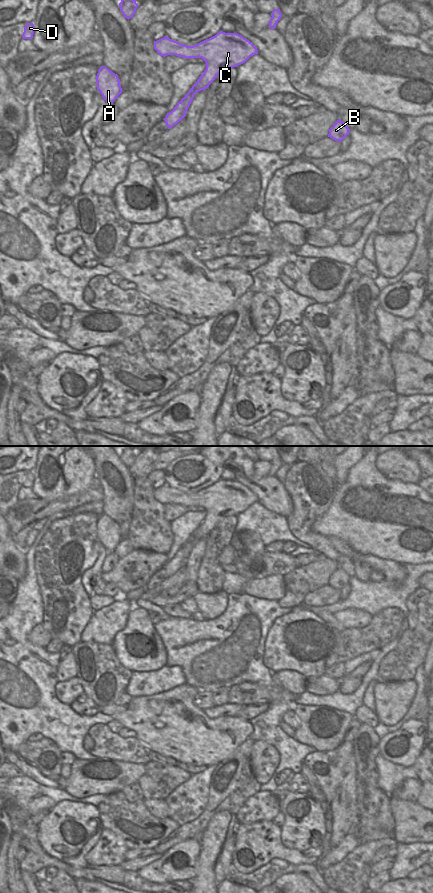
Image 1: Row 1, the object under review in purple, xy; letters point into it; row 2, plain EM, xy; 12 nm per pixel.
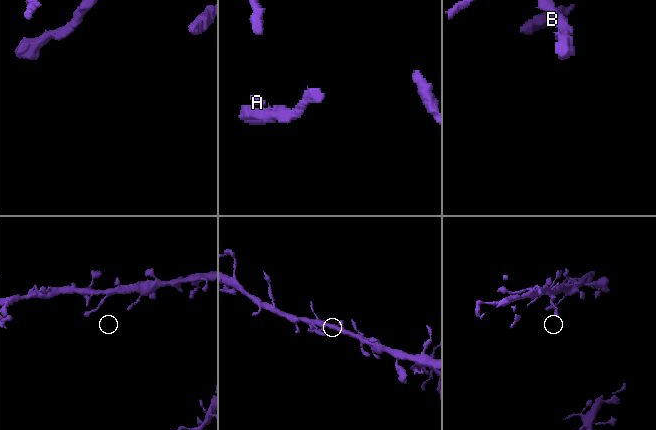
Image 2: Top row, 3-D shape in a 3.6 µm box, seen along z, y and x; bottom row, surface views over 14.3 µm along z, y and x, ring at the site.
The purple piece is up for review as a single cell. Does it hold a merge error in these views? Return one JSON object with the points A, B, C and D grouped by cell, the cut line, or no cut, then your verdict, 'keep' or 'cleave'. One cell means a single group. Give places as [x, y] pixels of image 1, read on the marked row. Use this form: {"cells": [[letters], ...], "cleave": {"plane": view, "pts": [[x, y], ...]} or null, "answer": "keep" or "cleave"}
{"cells": [["A", "B", "C", "D"]], "cleave": null, "answer": "keep"}

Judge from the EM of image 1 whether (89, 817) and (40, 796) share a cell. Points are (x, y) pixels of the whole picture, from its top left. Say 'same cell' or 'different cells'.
different cells

